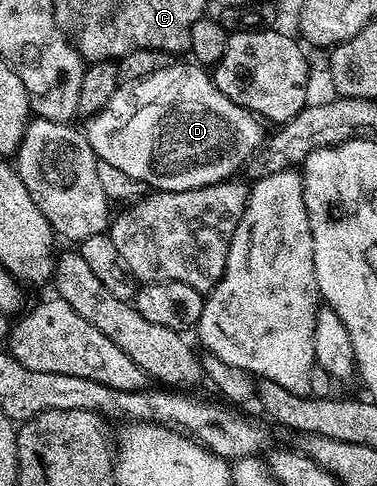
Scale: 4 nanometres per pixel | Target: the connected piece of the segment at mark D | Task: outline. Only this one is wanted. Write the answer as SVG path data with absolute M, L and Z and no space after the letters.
M189 60L178 66L164 66L132 85L118 85L115 96L107 100L98 114L88 119L89 127L84 127L91 148L100 161L127 172L131 180L139 180L154 191L183 192L232 179L236 175L233 173L240 171L265 142L267 134L261 131L262 123L250 110L227 100L227 96L215 88L206 67Z

